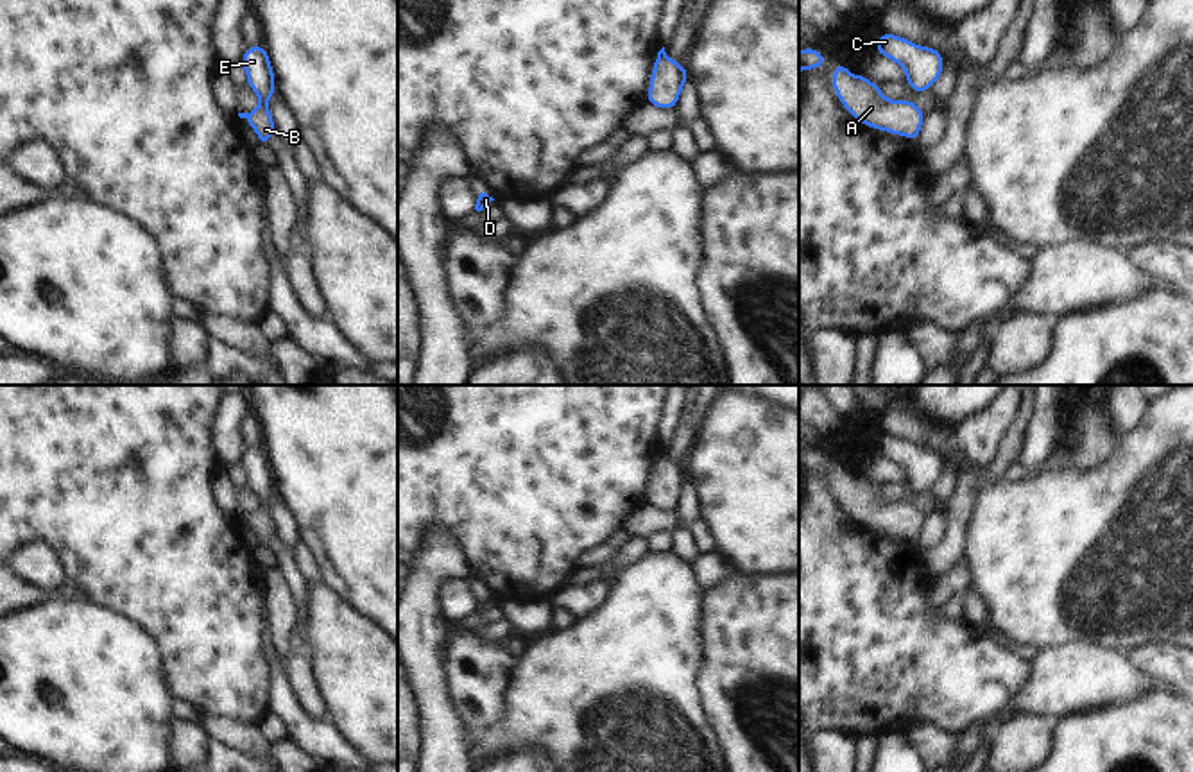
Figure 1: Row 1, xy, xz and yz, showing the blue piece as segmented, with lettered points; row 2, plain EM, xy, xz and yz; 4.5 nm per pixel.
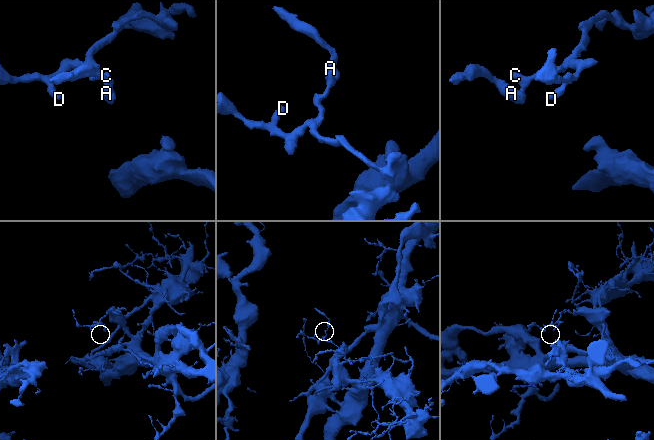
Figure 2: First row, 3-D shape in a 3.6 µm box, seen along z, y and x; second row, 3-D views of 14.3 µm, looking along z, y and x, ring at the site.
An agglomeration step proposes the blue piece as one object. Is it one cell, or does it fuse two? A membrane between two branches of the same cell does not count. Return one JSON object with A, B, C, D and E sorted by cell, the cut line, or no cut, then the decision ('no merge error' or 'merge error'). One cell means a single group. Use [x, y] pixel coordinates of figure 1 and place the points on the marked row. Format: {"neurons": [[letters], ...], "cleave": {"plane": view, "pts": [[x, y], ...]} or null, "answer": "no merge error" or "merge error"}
{"neurons": [["A", "B", "C", "D", "E"]], "cleave": null, "answer": "no merge error"}

